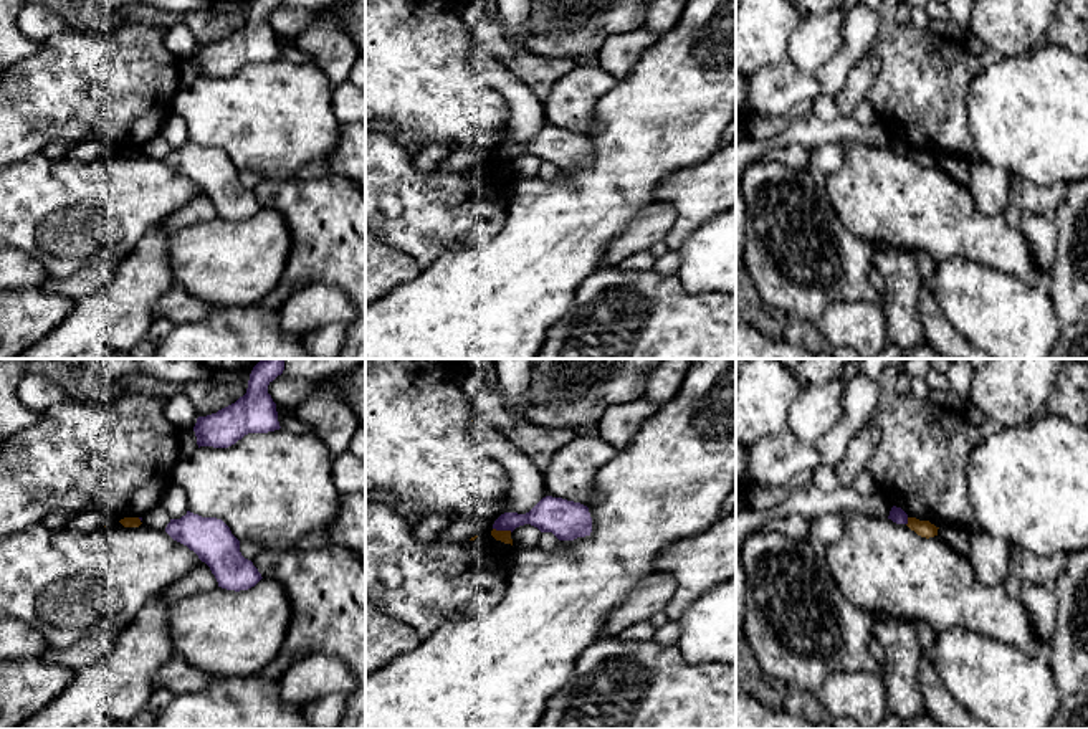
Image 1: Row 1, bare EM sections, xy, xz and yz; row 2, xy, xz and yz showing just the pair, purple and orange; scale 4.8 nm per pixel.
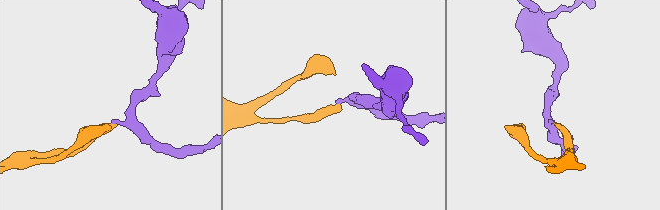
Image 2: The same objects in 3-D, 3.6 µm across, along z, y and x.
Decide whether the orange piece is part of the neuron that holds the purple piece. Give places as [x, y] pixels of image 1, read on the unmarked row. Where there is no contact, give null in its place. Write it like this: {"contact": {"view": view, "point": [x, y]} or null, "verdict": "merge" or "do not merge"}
{"contact": {"view": "xz", "point": [503, 159]}, "verdict": "do not merge"}

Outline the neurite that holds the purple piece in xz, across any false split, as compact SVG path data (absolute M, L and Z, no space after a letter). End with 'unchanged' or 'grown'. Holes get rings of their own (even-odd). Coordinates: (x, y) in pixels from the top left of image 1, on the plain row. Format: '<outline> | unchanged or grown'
M552 126L542 127L526 144L501 144L493 159L513 162L524 154L531 154L541 162L552 162L559 170L574 170L592 162L592 147L587 136Z | unchanged

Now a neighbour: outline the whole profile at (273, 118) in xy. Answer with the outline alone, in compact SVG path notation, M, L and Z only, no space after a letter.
M279 58L248 63L228 78L197 78L190 88L177 93L172 112L185 119L190 142L222 149L238 170L253 172L263 180L288 182L304 165L326 160L339 144L342 124L332 111L332 93L329 78L314 63L291 63Z

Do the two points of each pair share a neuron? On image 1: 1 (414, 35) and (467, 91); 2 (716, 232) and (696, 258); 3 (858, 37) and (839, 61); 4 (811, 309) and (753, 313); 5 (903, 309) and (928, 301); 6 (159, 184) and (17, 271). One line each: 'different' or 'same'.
1: same
2: same
3: same
4: different
5: different
6: different

